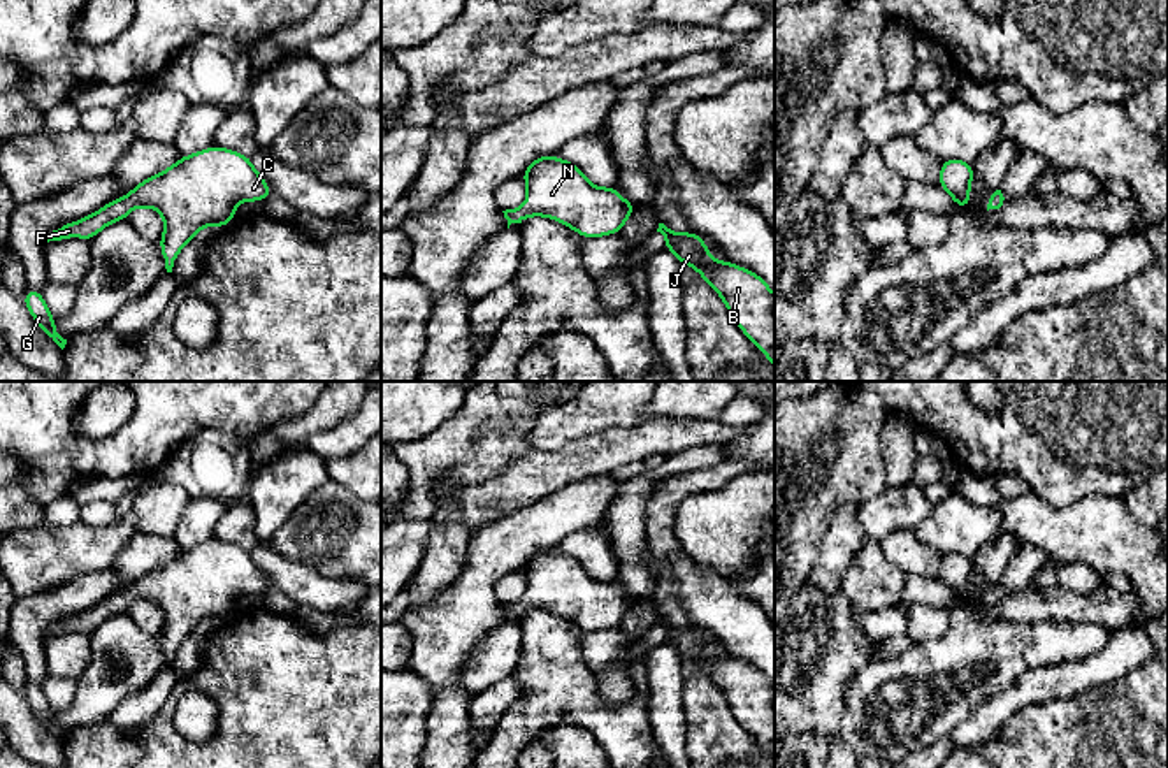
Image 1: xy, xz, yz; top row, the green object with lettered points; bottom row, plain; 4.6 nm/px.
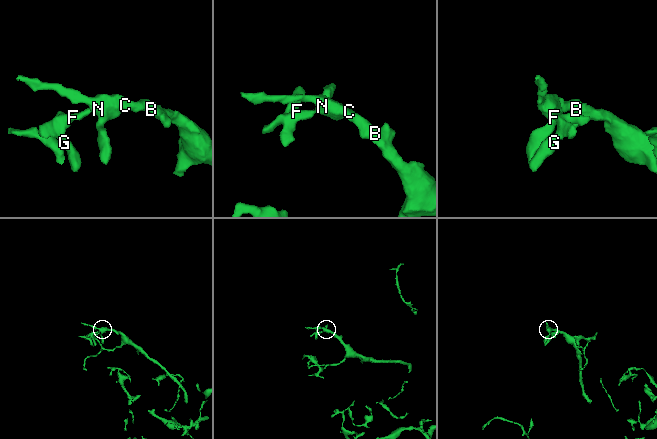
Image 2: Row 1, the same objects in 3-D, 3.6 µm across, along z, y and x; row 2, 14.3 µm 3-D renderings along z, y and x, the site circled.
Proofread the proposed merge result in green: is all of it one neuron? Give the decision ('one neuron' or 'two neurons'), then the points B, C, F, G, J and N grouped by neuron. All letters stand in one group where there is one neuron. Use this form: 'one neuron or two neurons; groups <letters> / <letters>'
one neuron; groups B C F G J N

